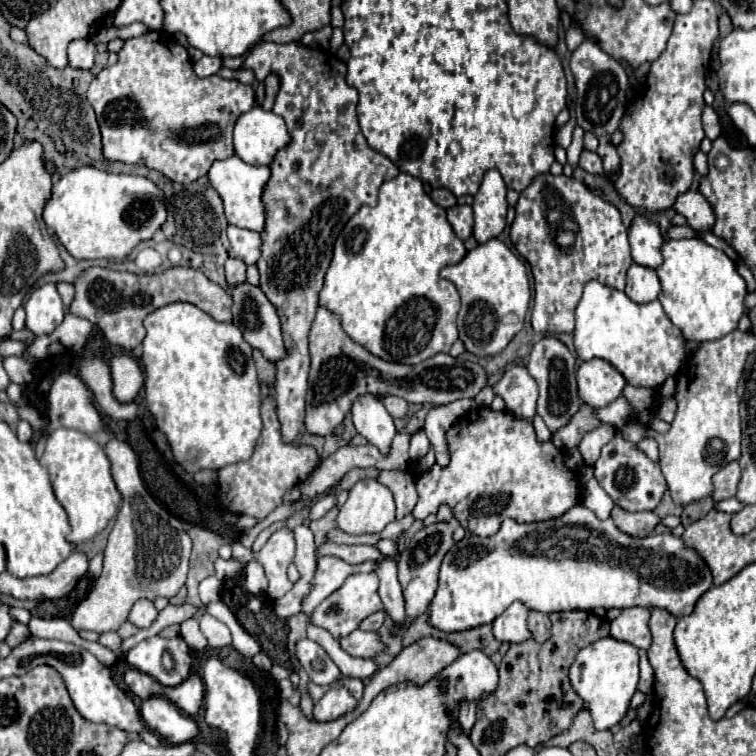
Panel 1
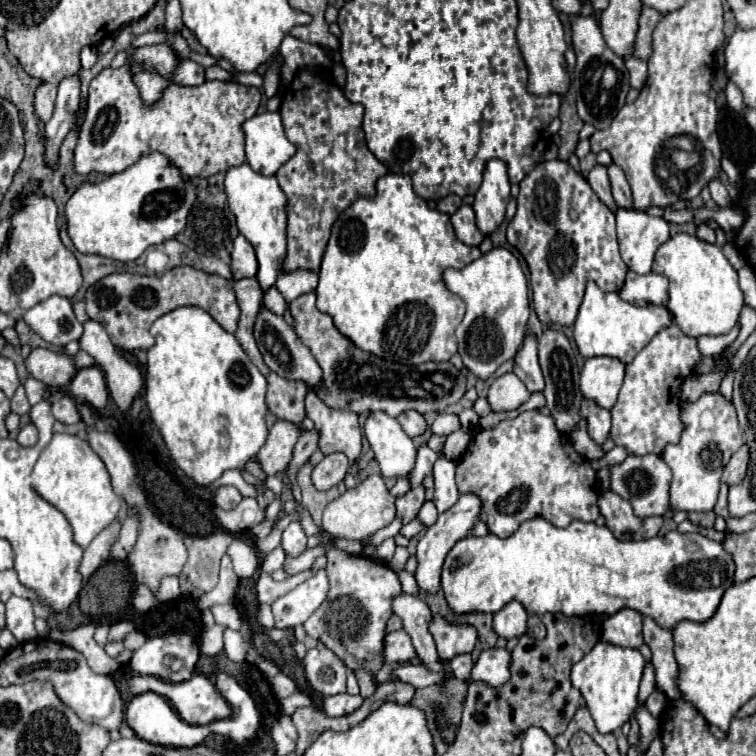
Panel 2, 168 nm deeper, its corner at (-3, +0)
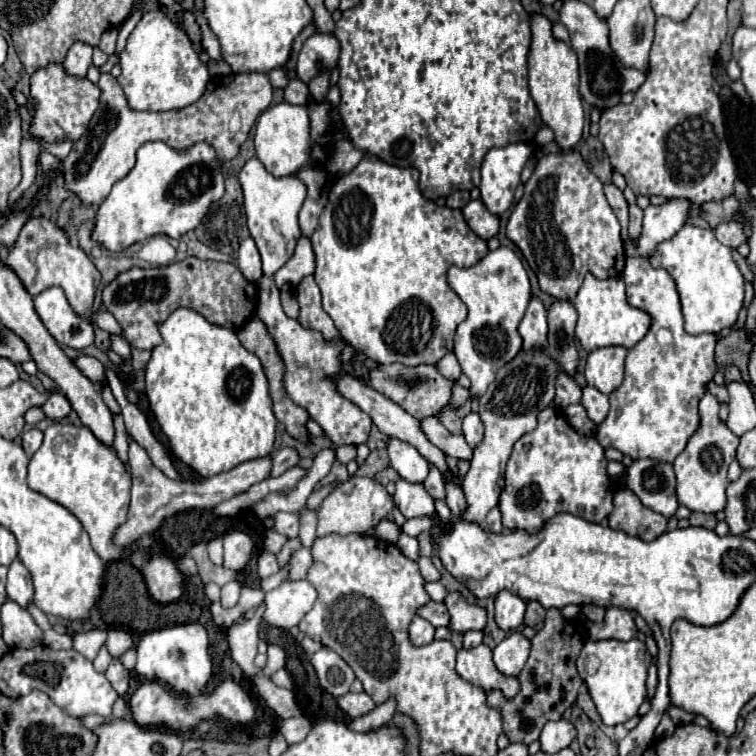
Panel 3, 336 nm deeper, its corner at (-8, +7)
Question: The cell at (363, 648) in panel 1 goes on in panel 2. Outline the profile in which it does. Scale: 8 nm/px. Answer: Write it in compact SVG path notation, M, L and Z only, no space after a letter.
M404 630L390 632L386 636L384 656L386 656L386 662L406 662L406 660L412 660L416 656L416 650L412 646L410 636Z

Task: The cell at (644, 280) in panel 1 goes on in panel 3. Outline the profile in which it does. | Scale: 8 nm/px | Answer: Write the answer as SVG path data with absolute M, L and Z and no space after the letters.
M627 257L623 269L623 281L627 285L627 301L629 305L643 309L651 315L653 325L649 333L629 349L625 359L625 381L623 385L609 395L611 411L609 417L597 427L595 439L603 447L615 447L633 459L655 459L655 461L673 461L687 445L687 439L695 433L699 425L697 403L705 393L705 383L713 379L717 367L713 361L713 351L717 343L717 335L703 333L703 335L689 335L683 327L683 313L679 303L679 293L675 287L673 277L665 269L655 269L649 259L645 257Z

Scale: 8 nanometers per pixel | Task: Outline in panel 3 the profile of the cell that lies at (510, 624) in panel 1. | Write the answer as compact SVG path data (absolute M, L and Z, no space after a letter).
M501 591L495 597L495 621L503 631L515 631L523 625L525 601L511 591Z

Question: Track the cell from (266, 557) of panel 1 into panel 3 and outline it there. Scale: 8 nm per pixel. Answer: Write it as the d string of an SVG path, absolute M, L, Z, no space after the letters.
M231 531L223 537L223 547L225 547L225 561L223 567L241 571L253 553L253 541L245 531Z

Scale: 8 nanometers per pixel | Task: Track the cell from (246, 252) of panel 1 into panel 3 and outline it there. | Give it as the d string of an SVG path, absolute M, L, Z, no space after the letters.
M247 237L237 253L237 267L247 281L257 281L261 277L261 257L257 245L251 237Z

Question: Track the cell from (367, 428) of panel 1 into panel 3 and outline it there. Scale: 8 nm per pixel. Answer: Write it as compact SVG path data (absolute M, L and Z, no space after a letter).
M389 437L387 439L387 453L389 453L391 467L399 473L401 479L411 481L411 483L425 481L425 477L429 473L429 463L411 443L399 441L397 437Z

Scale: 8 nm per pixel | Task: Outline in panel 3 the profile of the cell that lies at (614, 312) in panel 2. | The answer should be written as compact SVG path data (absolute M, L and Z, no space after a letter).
M591 273L585 275L585 281L573 303L579 313L575 335L581 343L581 347L589 353L595 349L601 349L601 347L609 347L609 345L621 345L625 349L631 349L635 343L639 343L645 337L645 333L651 327L649 313L645 313L637 307L631 307L627 303L625 283L621 281L621 277L601 281L601 279L595 279Z

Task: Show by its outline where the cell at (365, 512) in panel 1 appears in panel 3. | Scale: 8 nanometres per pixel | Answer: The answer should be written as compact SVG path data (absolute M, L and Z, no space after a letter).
M351 477L349 481L335 487L323 499L323 503L317 511L317 519L319 519L317 537L325 537L325 535L331 535L331 533L337 533L337 535L361 533L363 535L371 527L379 525L379 521L387 519L391 515L393 507L395 507L393 495L389 495L387 489L379 481L375 481L371 477Z

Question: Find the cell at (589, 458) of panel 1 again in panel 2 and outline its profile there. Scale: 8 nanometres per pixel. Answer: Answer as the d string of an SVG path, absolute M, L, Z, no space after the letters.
M584 398L584 404L580 406L580 418L586 420L588 434L596 444L604 444L604 440L608 440L610 426L612 426L612 418L610 418L608 410L604 410L596 402Z

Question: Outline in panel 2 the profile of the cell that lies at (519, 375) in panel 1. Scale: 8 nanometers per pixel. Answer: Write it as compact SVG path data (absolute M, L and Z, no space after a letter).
M528 334L522 342L522 348L514 356L514 374L528 386L530 392L544 390L544 378L538 364L538 338Z

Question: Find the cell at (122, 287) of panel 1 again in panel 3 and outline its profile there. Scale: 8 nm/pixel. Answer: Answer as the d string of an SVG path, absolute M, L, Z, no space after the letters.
M187 257L183 261L171 263L163 269L139 269L131 267L119 273L101 293L103 307L113 313L123 329L123 337L131 347L153 349L161 343L159 325L177 307L191 307L205 315L207 321L239 331L243 323L253 315L257 287L241 277L241 271L233 263L203 261L197 257Z

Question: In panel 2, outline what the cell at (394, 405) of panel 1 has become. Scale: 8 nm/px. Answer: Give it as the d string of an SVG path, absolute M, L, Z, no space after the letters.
M408 410L408 412L400 414L400 416L398 416L398 422L400 422L402 430L404 430L410 438L416 438L416 436L424 434L424 432L426 432L426 428L428 428L428 424L426 424L424 416L422 416L422 414L418 414L416 410Z

